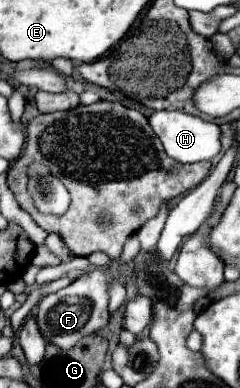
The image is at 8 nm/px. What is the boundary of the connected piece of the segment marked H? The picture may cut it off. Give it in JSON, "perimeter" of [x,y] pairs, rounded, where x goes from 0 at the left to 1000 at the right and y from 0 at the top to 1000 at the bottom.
{"perimeter":[[[638,289],[621,299],[621,320],[638,340],[688,376],[688,392],[738,418],[829,418],[829,412],[888,412],[921,387],[921,330],[896,314],[863,314],[829,299],[788,299],[763,289]]]}

